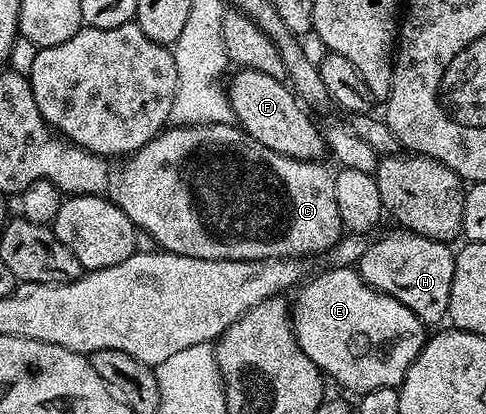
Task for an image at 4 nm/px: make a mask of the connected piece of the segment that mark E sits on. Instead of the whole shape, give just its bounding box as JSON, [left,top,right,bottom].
[292,268,427,394]

